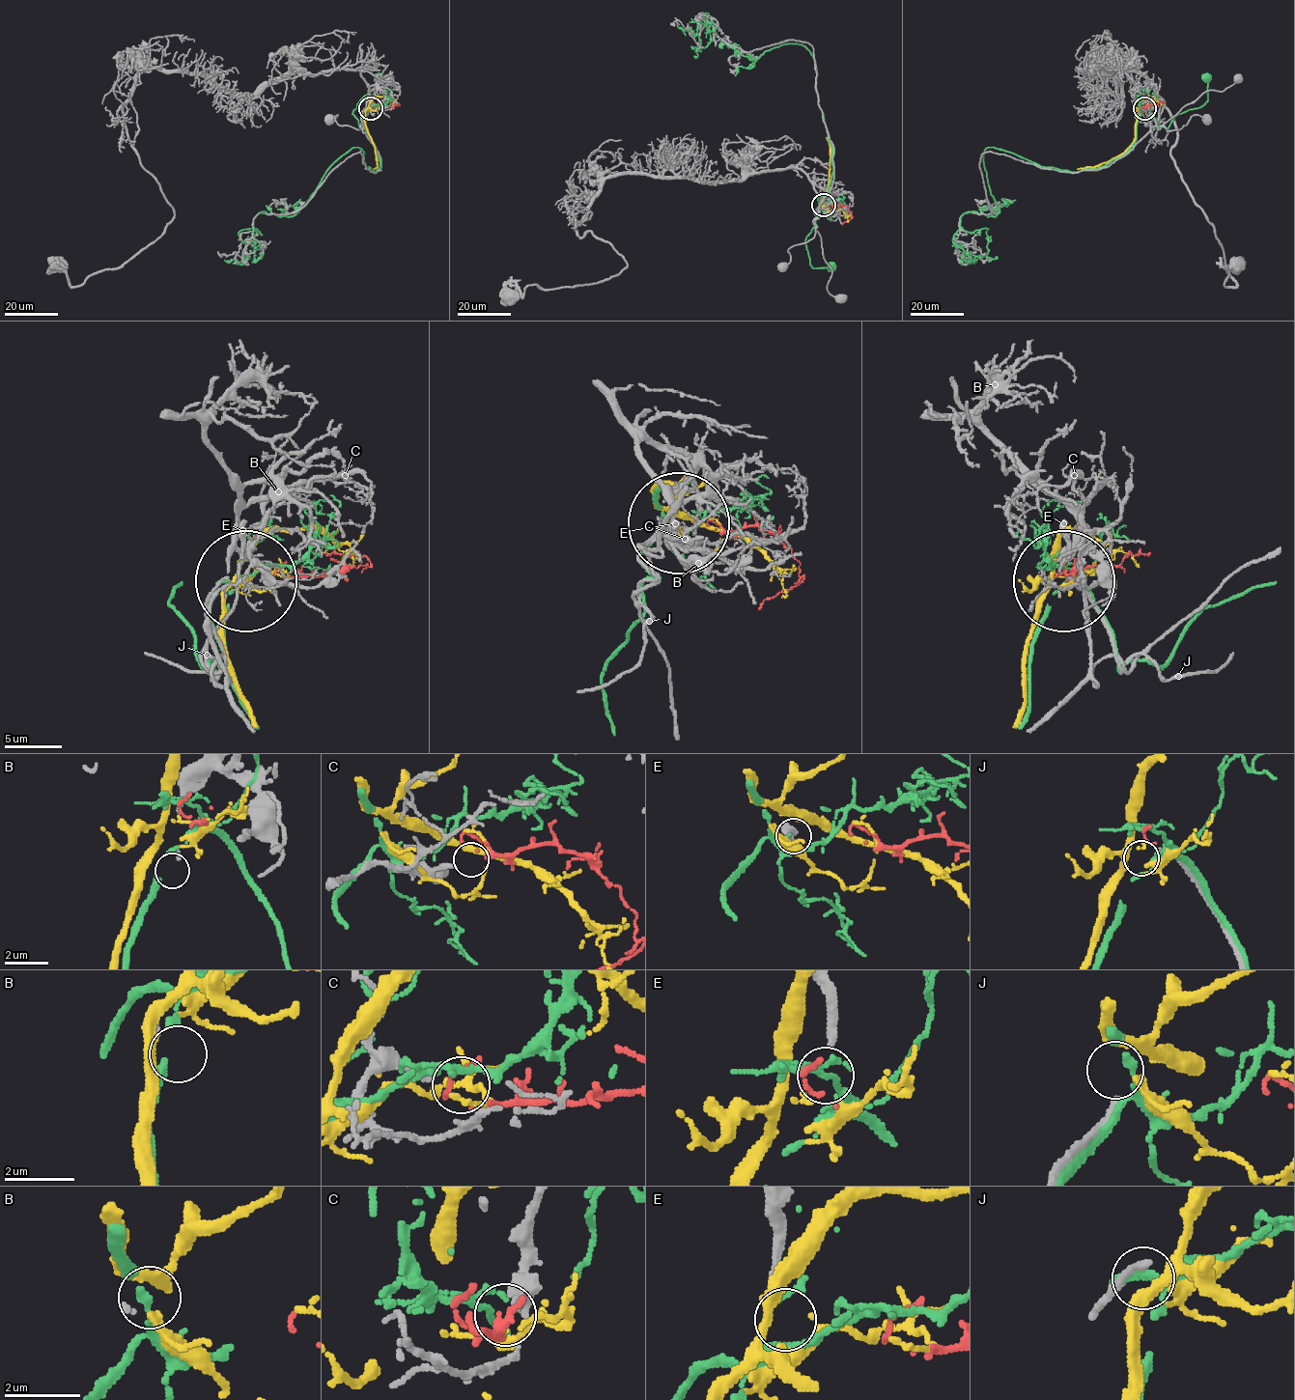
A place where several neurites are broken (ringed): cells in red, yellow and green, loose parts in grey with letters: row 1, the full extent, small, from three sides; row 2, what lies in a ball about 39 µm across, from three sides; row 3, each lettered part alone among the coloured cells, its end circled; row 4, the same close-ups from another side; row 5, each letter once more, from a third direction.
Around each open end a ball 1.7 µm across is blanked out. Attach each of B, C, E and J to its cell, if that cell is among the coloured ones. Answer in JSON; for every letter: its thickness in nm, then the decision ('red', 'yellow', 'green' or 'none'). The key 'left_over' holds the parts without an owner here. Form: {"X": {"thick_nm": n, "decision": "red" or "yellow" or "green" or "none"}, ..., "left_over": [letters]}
{"B": {"thick_nm": 140, "decision": "none"}, "C": {"thick_nm": 240, "decision": "red"}, "E": {"thick_nm": 220, "decision": "none"}, "J": {"thick_nm": 200, "decision": "yellow"}, "left_over": ["B", "E"]}

